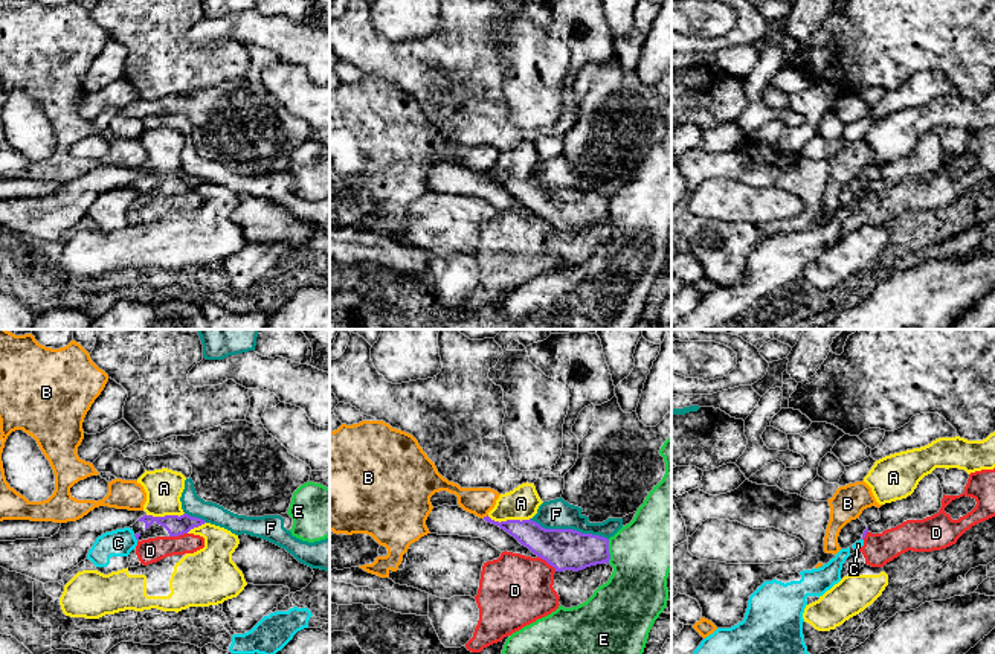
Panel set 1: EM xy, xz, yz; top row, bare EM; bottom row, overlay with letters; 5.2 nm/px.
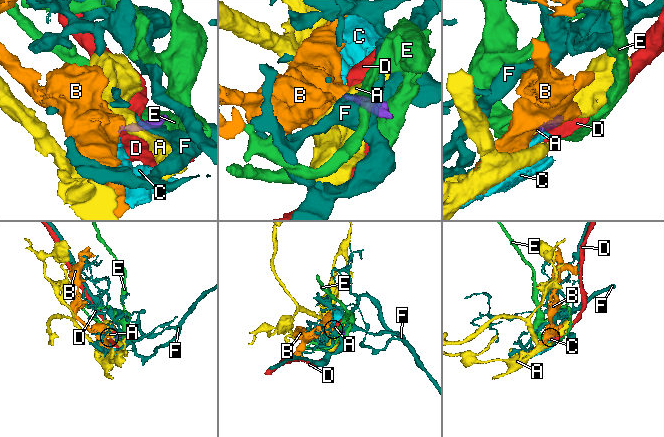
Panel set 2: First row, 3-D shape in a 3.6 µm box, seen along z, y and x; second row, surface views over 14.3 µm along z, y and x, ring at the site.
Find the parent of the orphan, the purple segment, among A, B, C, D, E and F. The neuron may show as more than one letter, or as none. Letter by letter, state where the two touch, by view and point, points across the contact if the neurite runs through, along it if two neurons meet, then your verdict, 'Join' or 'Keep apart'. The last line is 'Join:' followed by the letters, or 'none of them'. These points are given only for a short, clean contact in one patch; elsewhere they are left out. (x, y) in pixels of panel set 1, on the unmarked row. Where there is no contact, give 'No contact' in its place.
A: Touches purple at xz (508, 179). Boundary: xz (487, 174), (499, 180), (530, 177). Keep apart
B: Touches purple at xz (484, 176). Boundary: xz (487, 173), (483, 176). Keep apart
C: Touches purple at xy (136, 197). Boundary: xy (133, 194), (136, 198). Keep apart
D: Touches purple at xz (547, 220). Boundary: xz (537, 214), (556, 229). Keep apart
E: Touches purple at xz (608, 211). Boundary: xz (608, 198), (609, 221). Keep apart
F: Touches purple at xz (569, 188). Boundary: xz (530, 177), (545, 186), (573, 186), (603, 194), (608, 198). Keep apart
Join: none of them

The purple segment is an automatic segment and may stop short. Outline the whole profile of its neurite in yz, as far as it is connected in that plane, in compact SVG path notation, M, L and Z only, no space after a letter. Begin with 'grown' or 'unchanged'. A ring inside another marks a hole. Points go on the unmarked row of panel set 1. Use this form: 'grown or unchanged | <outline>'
grown | M859 177L847 181L838 195L838 203L841 207L852 206L856 200L864 198L868 191L868 184Z

